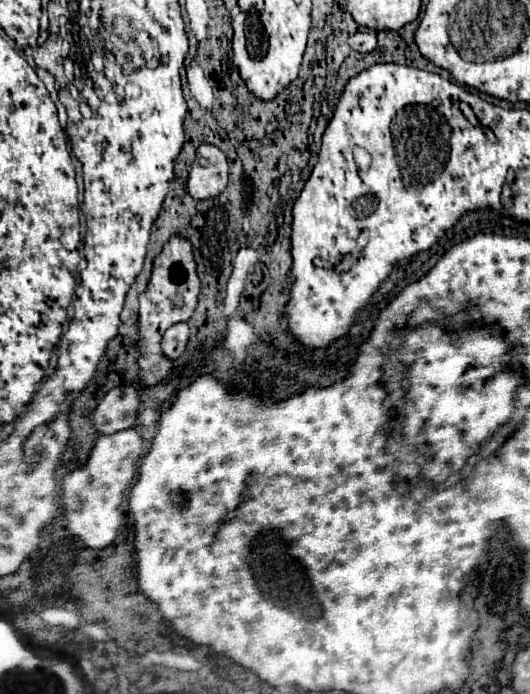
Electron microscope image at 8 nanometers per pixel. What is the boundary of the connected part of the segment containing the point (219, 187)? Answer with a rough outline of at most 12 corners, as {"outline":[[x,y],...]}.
{"outline":[[200,145],[186,189],[210,199],[228,183],[226,155]]}

